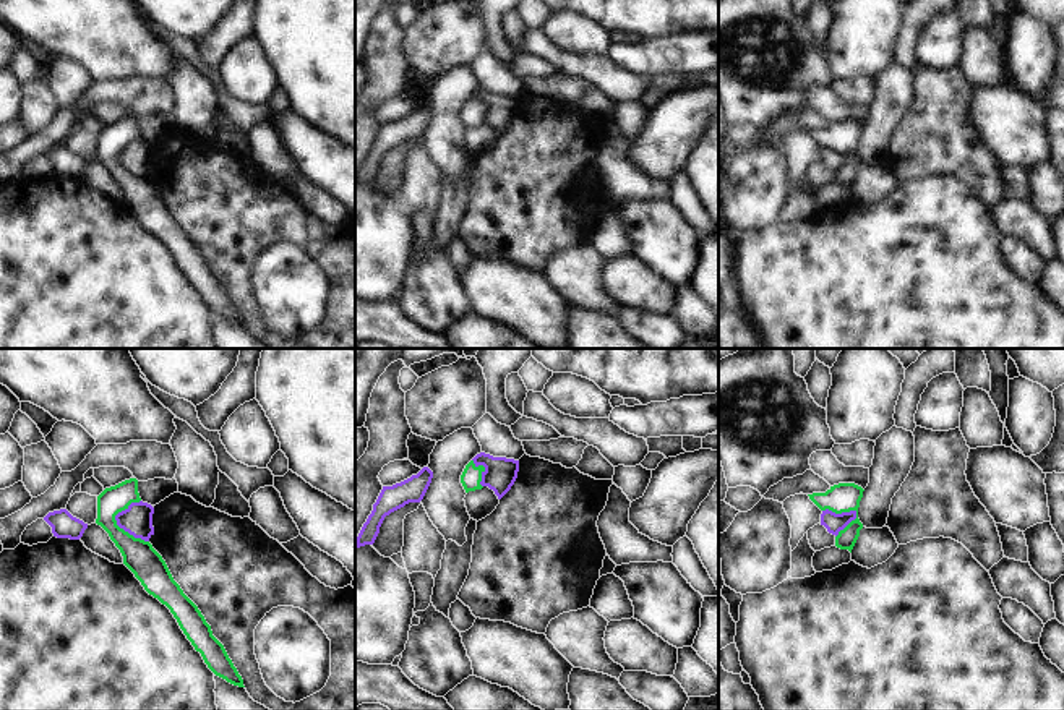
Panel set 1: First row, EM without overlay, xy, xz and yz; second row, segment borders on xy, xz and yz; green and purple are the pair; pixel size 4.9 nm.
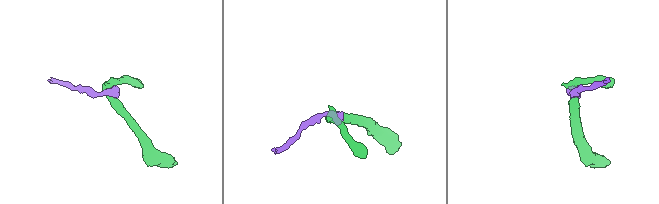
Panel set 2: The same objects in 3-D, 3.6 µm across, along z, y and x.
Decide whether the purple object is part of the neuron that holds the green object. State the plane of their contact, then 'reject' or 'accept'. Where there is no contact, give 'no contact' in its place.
xy | reject

